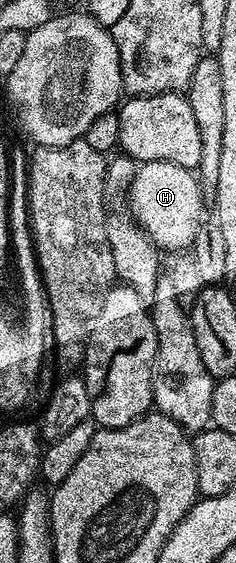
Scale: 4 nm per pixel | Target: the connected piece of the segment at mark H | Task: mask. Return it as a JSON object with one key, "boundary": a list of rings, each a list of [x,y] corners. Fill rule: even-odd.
{"boundary":[[[145,162],[137,167],[130,191],[136,209],[134,217],[161,251],[191,251],[198,228],[206,222],[203,192],[202,183],[193,171],[169,162]]]}

